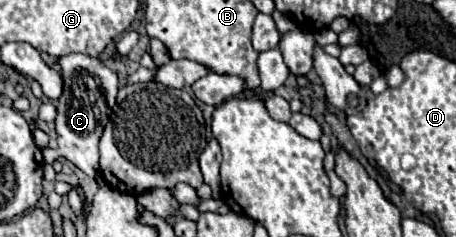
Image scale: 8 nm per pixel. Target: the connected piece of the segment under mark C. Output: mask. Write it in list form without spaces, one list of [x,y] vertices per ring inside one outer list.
[[[70,53],[60,57],[60,73],[62,73],[62,95],[58,99],[58,115],[56,115],[56,135],[58,135],[58,155],[72,161],[78,169],[82,169],[90,177],[100,177],[100,153],[98,153],[98,141],[100,135],[110,119],[110,105],[108,101],[114,101],[118,93],[118,75],[108,69],[98,57],[92,55],[82,55],[82,53]]]

